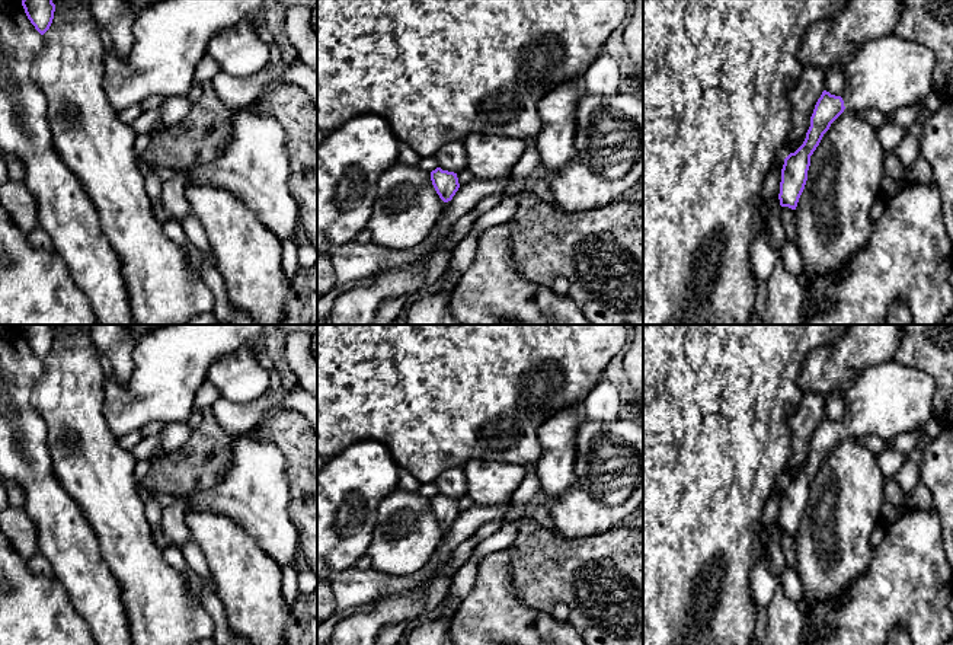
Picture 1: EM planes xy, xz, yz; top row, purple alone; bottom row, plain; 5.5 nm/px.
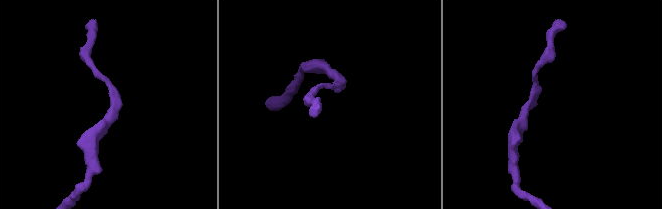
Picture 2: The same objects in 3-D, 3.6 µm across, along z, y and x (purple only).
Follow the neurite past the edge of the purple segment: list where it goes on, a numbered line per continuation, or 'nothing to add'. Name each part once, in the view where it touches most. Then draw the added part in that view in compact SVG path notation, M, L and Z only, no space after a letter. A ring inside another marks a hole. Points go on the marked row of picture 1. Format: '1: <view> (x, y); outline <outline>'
1: yz (886, 73); outline M895 32L866 41L844 71L844 106L889 114L915 105L936 90L934 68L928 47Z

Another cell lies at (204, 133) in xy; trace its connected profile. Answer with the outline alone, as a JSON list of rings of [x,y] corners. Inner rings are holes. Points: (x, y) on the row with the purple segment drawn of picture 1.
[[[212,83],[202,84],[201,96],[188,115],[173,125],[159,125],[140,160],[150,166],[186,169],[210,163],[227,149],[236,111],[217,96]]]

